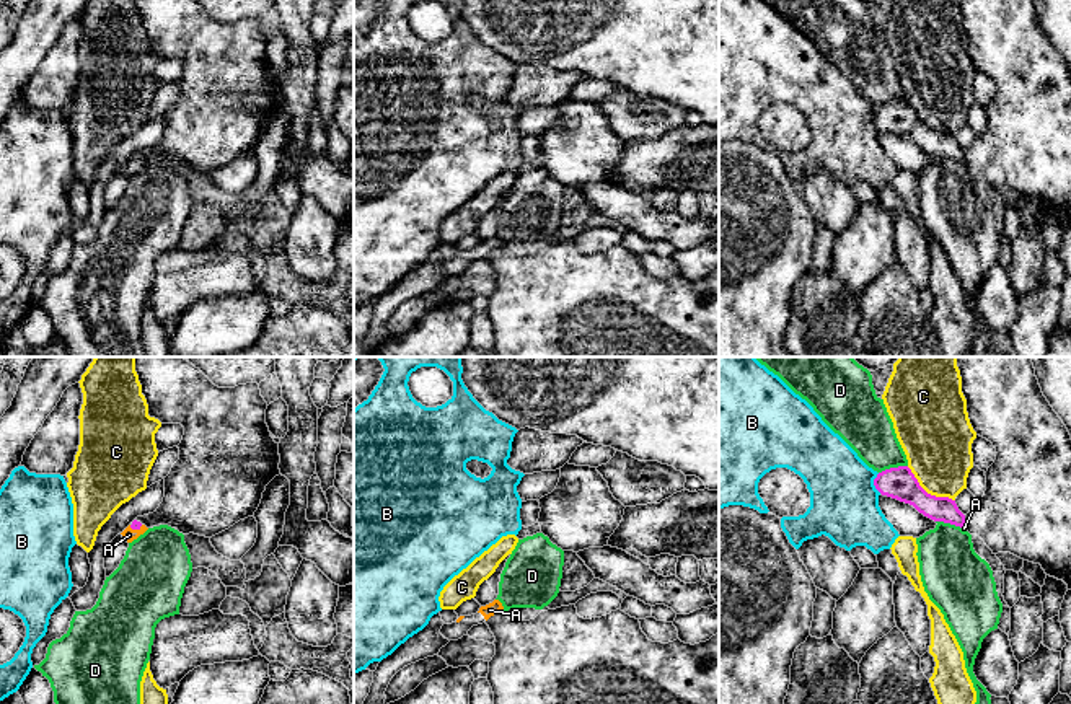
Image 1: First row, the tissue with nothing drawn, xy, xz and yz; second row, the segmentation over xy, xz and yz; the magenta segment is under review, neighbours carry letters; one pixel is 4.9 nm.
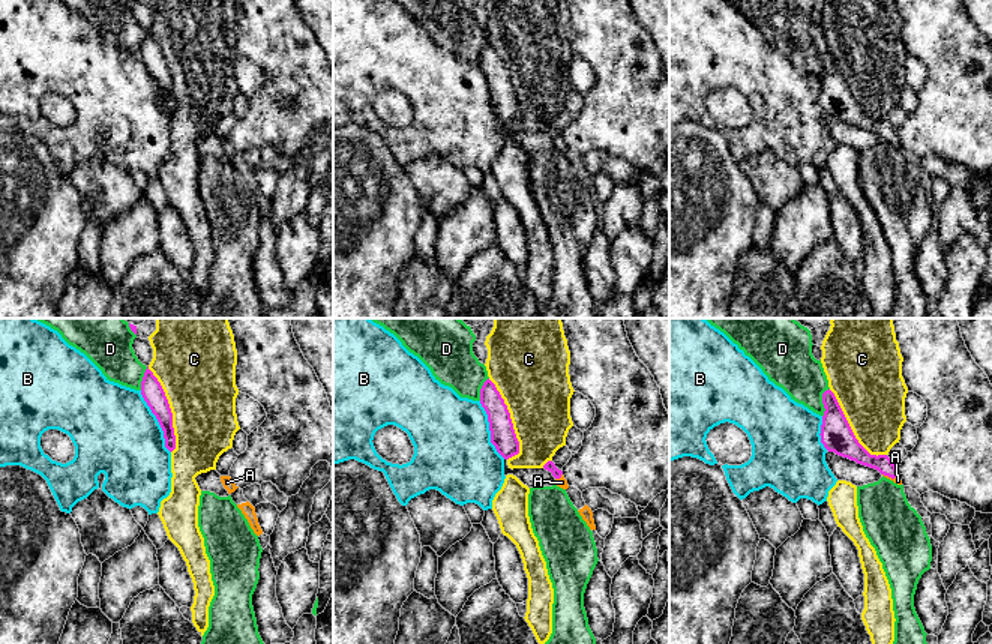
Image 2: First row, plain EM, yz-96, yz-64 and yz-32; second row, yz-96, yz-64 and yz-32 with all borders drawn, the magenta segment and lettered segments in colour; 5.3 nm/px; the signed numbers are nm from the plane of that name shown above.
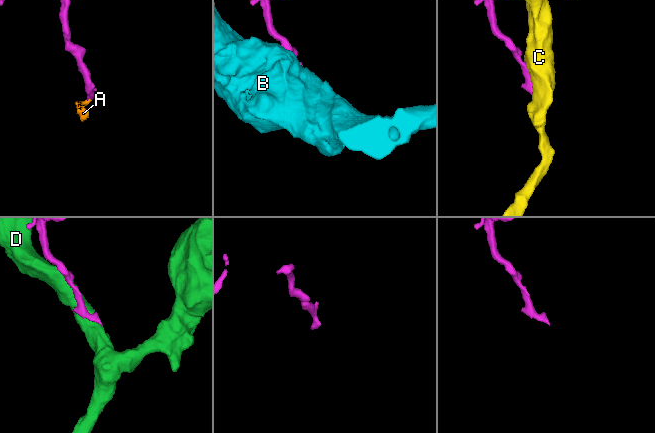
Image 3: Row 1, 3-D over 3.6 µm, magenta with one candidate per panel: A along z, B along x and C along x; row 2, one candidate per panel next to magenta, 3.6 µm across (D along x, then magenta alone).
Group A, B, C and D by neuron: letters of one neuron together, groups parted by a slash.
A / B / C / D

